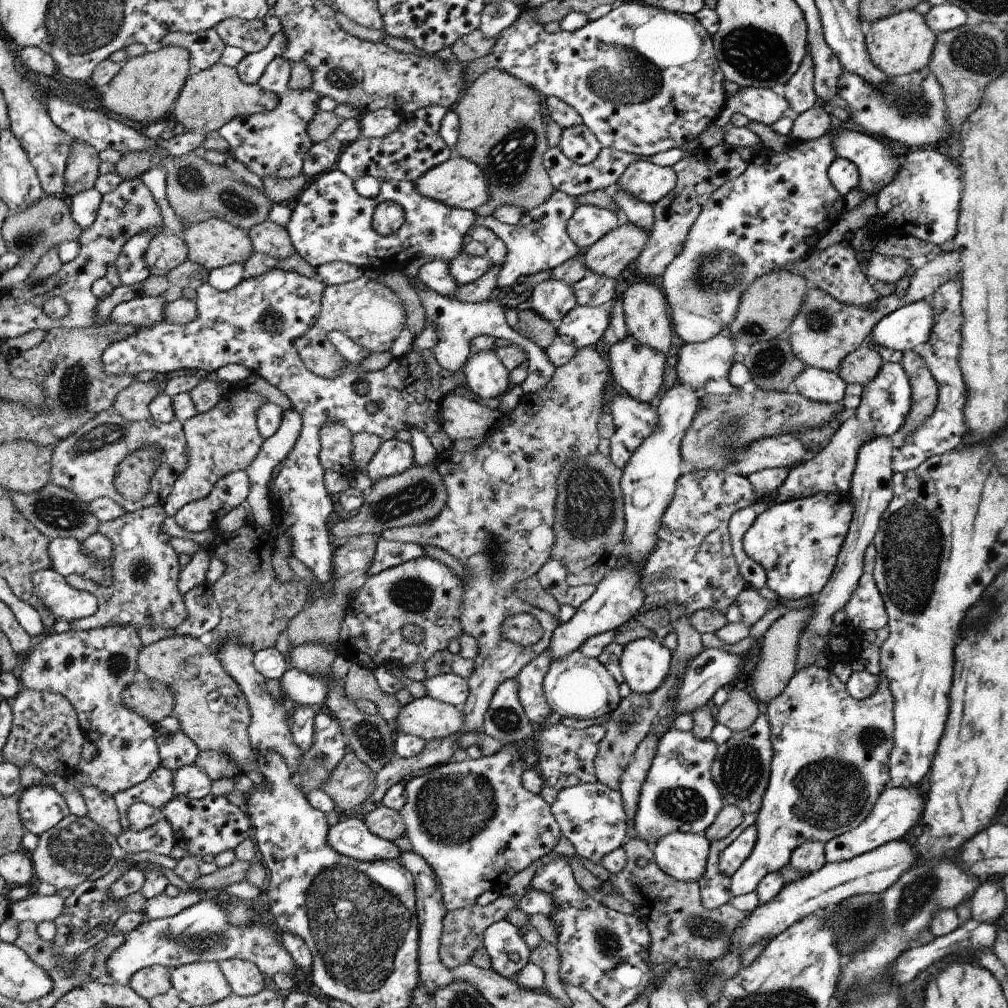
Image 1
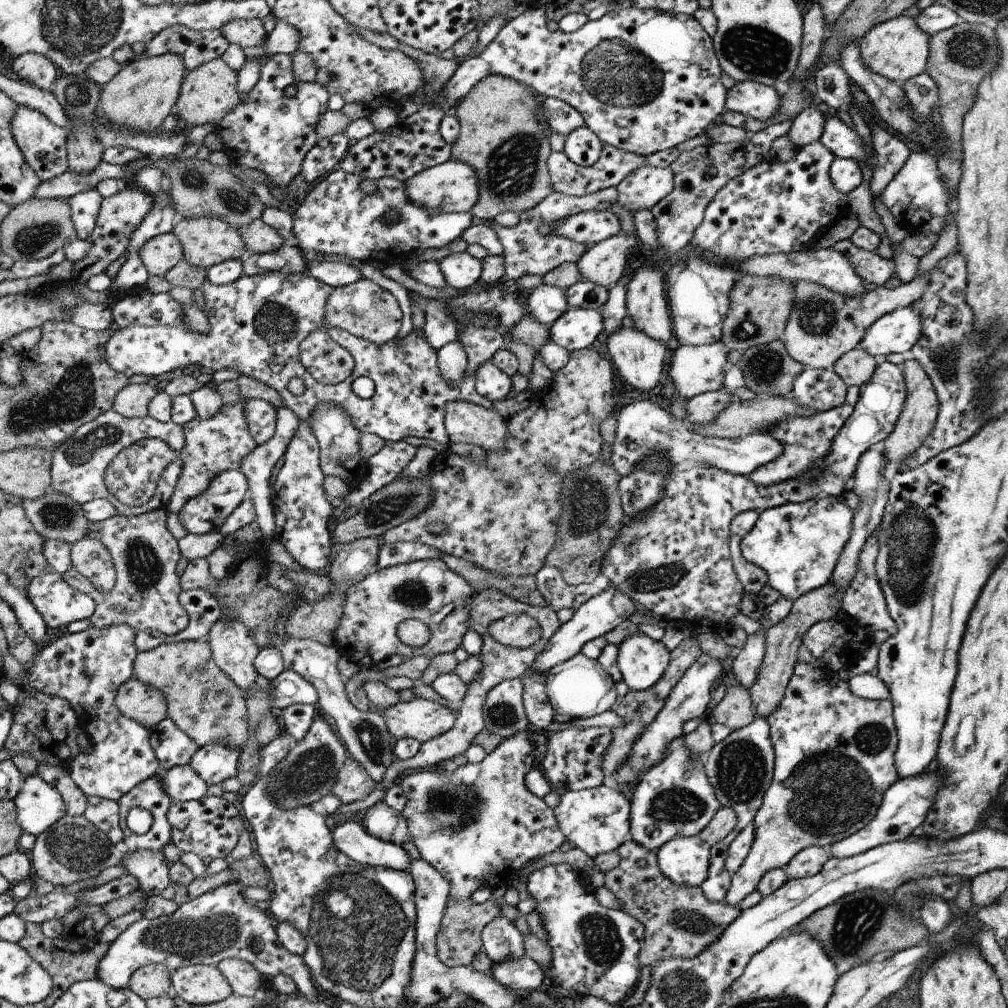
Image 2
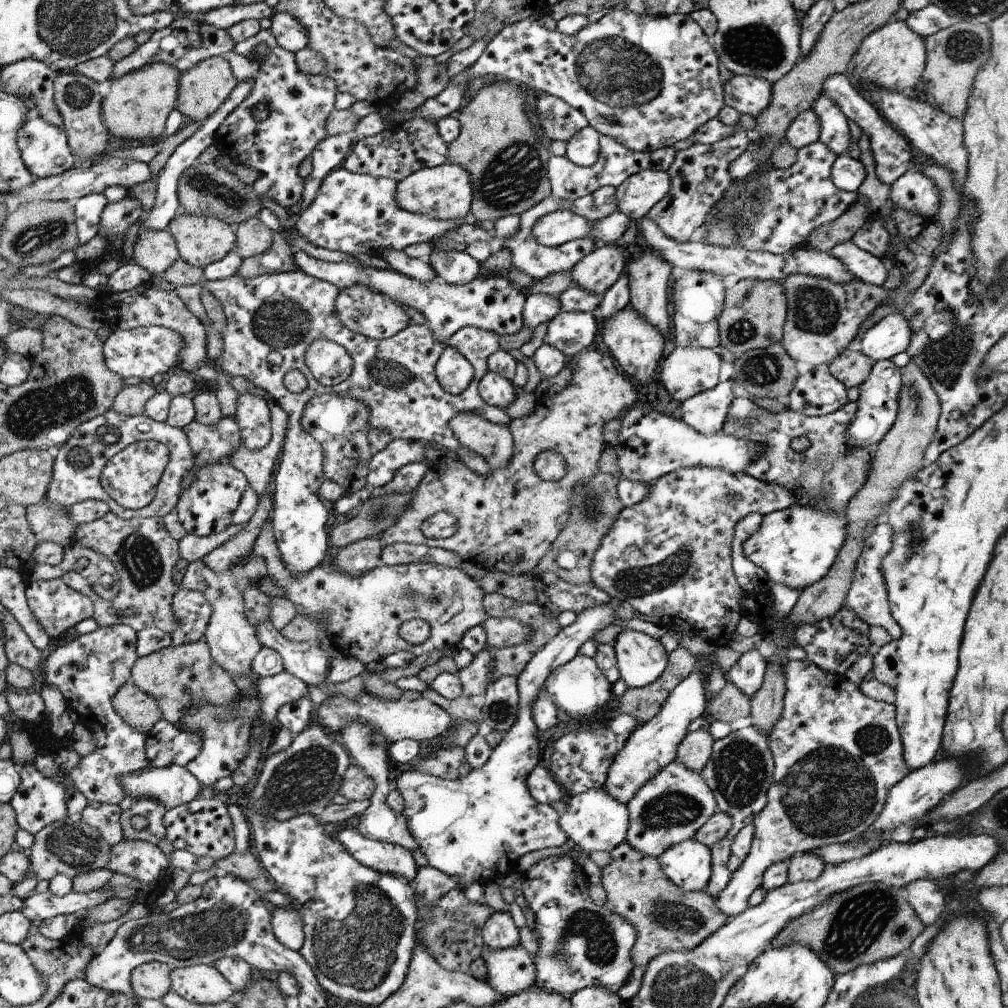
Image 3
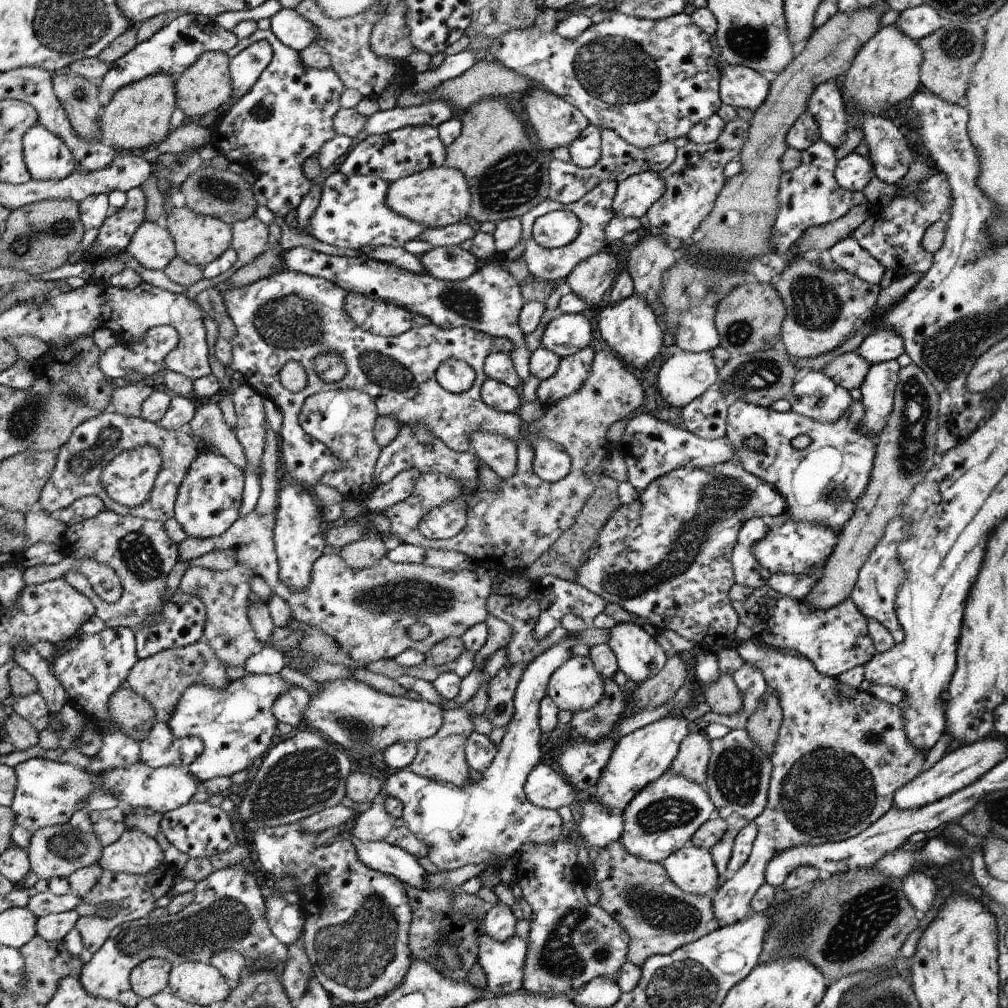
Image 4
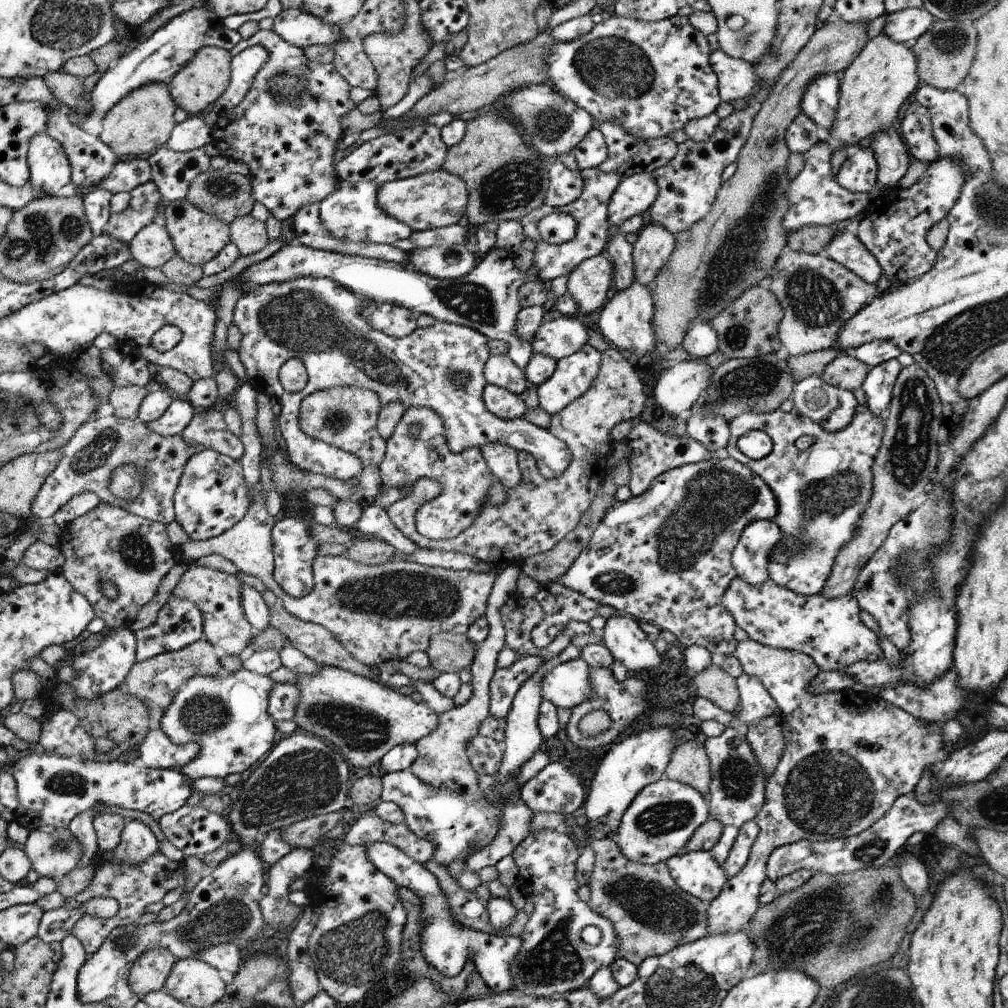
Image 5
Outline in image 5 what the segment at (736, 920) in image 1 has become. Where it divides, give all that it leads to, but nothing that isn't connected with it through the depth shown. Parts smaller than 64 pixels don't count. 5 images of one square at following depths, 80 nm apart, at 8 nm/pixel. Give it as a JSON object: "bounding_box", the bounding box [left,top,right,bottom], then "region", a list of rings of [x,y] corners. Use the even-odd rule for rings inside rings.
{"bounding_box":[586,836,709,966],"region":[[[610,836],[590,837],[587,843],[595,854],[593,874],[586,884],[591,890],[587,903],[612,923],[620,956],[638,966],[648,957],[707,935],[709,902],[680,890],[666,862],[645,865],[629,861]]]}

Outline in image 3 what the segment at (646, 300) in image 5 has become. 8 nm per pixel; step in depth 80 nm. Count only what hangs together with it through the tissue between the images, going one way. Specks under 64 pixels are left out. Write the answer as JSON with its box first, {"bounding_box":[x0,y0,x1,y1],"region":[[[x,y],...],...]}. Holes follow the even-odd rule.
{"bounding_box":[602,305,666,387],"region":[[[629,305],[604,319],[602,340],[608,346],[620,372],[628,376],[638,387],[643,386],[645,382],[652,382],[654,371],[664,354],[666,339],[653,324],[647,322],[644,315]]]}

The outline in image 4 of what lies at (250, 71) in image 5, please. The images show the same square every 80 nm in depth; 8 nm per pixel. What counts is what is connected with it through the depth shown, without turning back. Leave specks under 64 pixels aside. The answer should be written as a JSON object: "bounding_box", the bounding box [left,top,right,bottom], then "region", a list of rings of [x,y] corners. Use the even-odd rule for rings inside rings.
{"bounding_box":[229,40,273,103],"region":[[[258,40],[241,50],[230,60],[231,85],[229,100],[234,103],[242,98],[256,84],[258,77],[268,66],[273,50],[266,40]]]}

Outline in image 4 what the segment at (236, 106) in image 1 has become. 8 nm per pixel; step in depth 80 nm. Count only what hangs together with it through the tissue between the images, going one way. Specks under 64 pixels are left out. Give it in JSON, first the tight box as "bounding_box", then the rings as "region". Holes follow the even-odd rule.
{"bounding_box":[174,51,233,120],"region":[[[206,51],[191,66],[188,66],[182,74],[174,78],[175,95],[178,100],[178,108],[185,112],[189,120],[199,119],[210,110],[218,110],[230,98],[233,86],[230,73],[231,57],[222,51]]]}

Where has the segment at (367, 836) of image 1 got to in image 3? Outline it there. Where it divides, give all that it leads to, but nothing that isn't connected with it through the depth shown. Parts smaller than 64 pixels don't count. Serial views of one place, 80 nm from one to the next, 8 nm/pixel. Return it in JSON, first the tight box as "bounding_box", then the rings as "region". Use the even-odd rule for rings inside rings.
{"bounding_box":[334,826,419,882],"region":[[[344,826],[337,828],[334,834],[360,864],[381,873],[396,874],[414,882],[419,866],[414,860],[413,852],[400,845],[375,841],[365,837],[358,828]]]}

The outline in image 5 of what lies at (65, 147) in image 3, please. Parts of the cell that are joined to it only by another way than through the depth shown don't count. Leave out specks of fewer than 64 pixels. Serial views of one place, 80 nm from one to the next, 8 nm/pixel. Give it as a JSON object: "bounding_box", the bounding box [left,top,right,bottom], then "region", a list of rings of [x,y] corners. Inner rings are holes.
{"bounding_box":[26,133,71,195],"region":[[[48,133],[36,135],[26,154],[30,165],[30,183],[44,195],[58,194],[71,182],[71,163],[59,140]]]}

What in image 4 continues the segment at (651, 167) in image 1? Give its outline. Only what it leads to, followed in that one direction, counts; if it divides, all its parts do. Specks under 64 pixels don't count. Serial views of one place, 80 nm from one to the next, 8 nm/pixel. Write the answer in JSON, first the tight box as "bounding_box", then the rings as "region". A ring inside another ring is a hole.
{"bounding_box":[612,172,664,216],"region":[[[641,172],[617,184],[612,208],[614,216],[644,216],[650,207],[664,194],[664,181],[657,172]]]}

